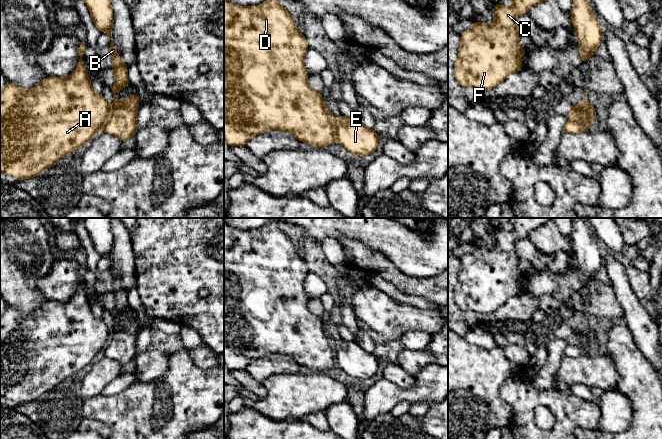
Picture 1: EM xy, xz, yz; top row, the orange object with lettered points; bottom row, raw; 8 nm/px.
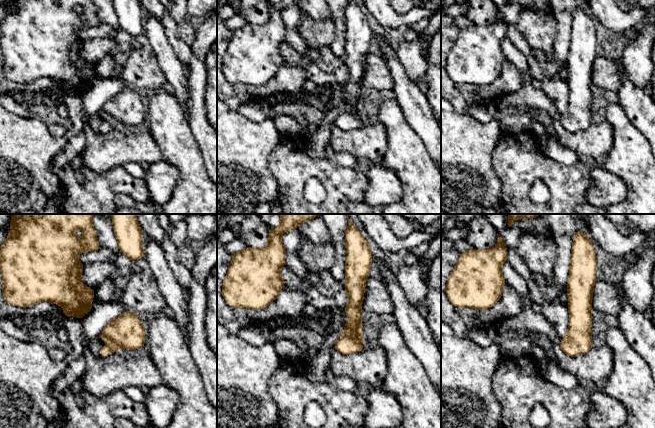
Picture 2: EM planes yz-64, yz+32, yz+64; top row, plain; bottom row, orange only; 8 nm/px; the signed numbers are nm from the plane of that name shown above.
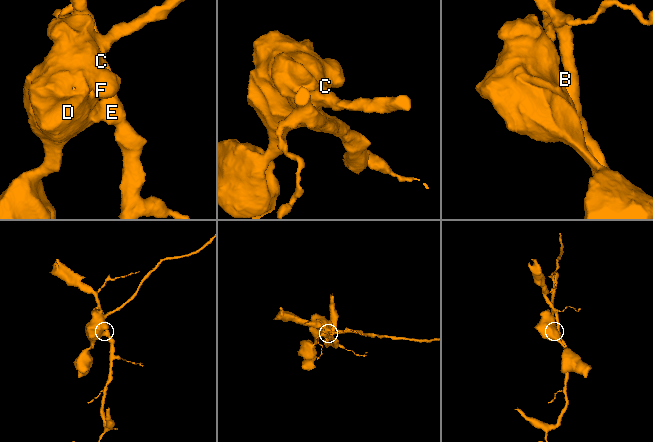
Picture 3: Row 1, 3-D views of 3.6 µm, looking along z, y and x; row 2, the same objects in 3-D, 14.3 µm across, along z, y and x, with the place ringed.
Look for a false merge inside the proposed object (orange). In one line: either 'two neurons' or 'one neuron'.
two neurons

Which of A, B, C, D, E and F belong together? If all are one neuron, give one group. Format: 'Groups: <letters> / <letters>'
Groups: A C D F / B E

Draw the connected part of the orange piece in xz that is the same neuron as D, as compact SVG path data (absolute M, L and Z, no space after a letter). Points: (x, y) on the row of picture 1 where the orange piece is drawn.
M224 0L224 139L232 146L246 146L247 142L260 133L278 129L292 134L297 140L314 147L322 148L332 144L335 140L335 129L332 116L327 110L322 95L313 90L307 83L309 75L304 65L304 57L309 49L306 37L300 33L294 18L284 9L279 0L266 0L262 5L243 7Z

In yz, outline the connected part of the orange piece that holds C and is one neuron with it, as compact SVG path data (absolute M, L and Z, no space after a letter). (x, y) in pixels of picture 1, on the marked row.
M512 0L513 5L506 7L494 3L495 21L483 24L474 20L474 26L460 34L461 43L454 66L456 81L463 87L491 89L505 80L510 74L523 69L521 56L528 55L520 46L520 32L516 25L516 17L529 13L529 9L545 0Z

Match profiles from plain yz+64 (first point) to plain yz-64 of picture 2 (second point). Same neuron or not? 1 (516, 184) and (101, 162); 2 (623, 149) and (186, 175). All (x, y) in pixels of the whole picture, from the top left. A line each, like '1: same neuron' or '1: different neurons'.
1: different neurons
2: same neuron

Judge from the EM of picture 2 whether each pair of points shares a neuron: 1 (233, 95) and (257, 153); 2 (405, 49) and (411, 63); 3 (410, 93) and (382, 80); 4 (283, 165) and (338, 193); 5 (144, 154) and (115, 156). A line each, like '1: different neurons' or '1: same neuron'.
1: different neurons
2: same neuron
3: different neurons
4: same neuron
5: same neuron

